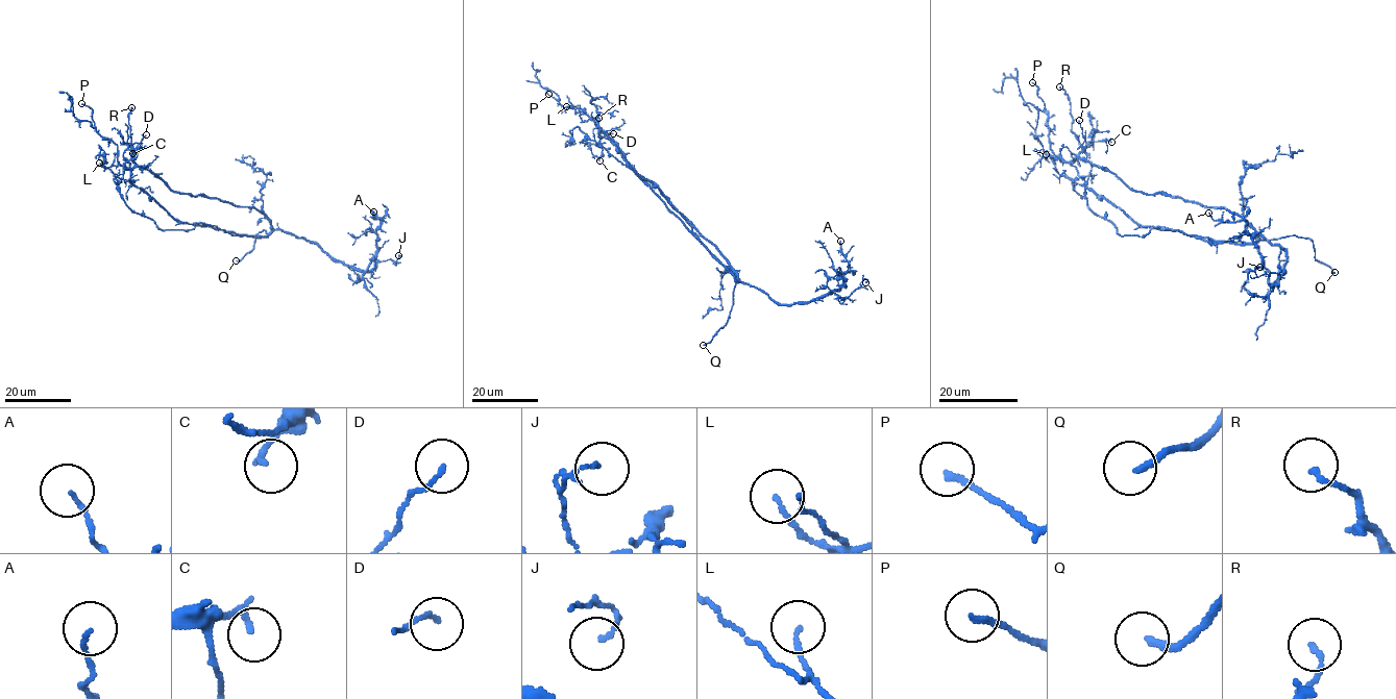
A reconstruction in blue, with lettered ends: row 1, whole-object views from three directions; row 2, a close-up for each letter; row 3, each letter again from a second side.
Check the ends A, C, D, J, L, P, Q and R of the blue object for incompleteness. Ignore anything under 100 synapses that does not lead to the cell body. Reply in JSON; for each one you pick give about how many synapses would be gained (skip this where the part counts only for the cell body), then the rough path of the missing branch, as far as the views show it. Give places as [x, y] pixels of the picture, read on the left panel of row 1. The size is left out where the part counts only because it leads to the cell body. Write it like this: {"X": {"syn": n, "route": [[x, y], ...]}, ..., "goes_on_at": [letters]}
{"Q": {"route": [[236, 260], [231, 246], [243, 246], [254, 253]]}, "goes_on_at": ["Q"]}

